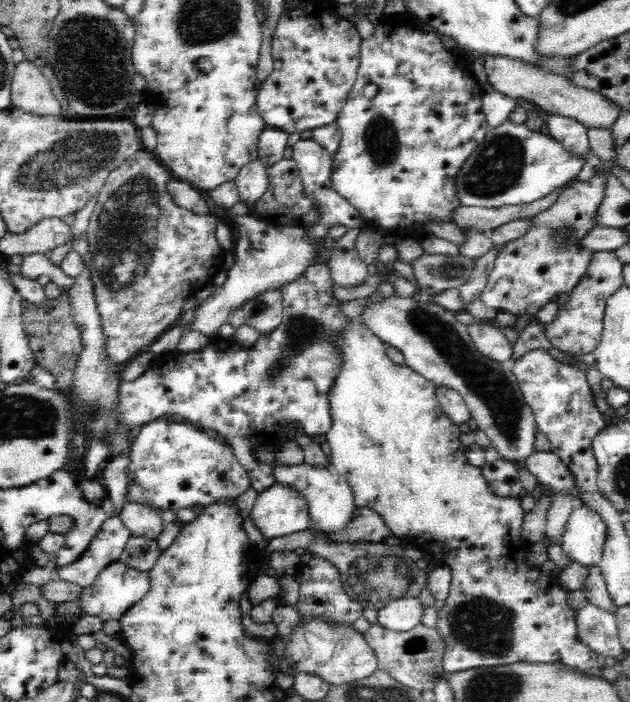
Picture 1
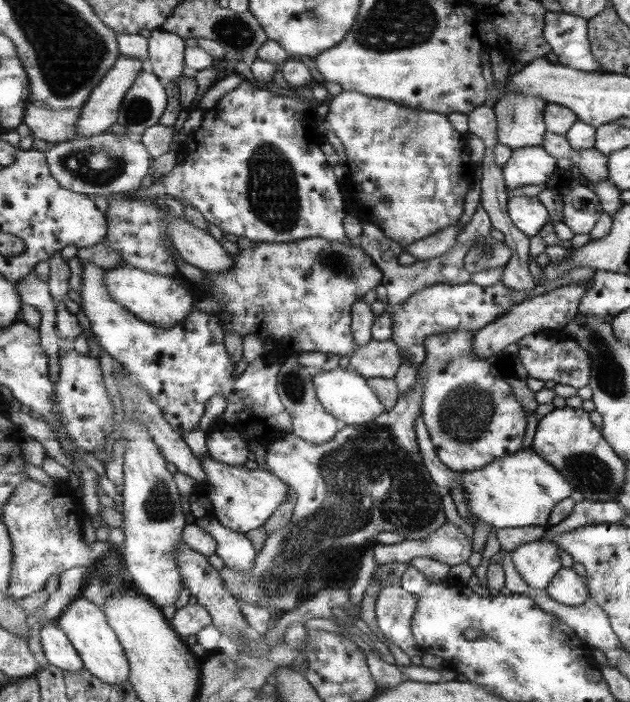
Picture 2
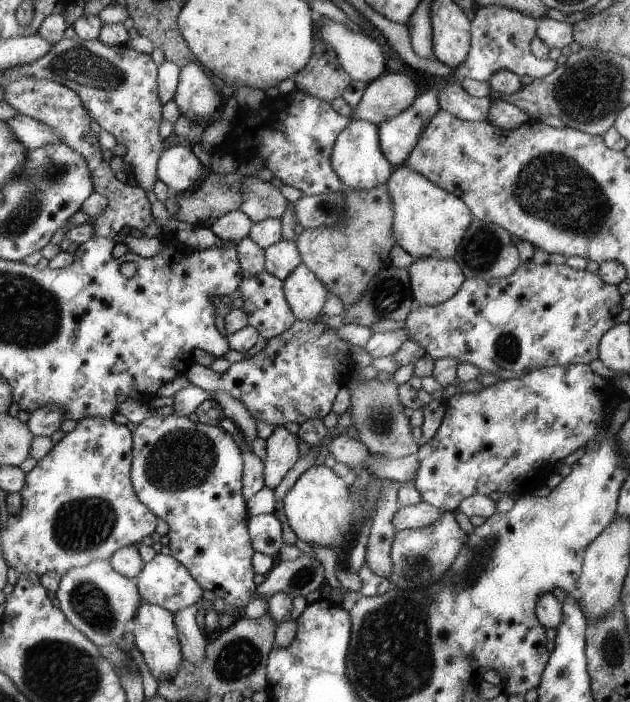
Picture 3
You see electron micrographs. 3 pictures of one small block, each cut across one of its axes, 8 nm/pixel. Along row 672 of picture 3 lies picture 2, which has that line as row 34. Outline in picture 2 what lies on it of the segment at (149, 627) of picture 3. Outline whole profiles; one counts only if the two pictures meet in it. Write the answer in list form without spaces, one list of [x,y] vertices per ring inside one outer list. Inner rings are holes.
[[[153,29],[148,38],[147,57],[151,73],[175,82],[183,70],[183,40],[173,32]]]

